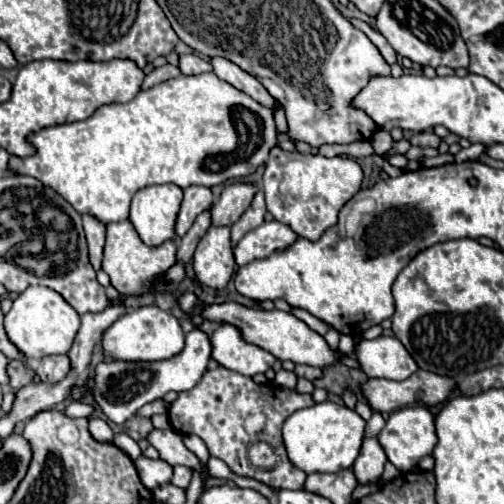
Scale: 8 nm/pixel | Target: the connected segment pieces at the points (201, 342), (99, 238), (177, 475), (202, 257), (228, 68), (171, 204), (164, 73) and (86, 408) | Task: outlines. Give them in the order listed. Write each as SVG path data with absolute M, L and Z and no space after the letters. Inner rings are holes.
M194 329L186 335L186 347L182 353L174 355L166 361L102 361L94 367L94 377L88 389L88 395L94 401L94 407L98 407L110 421L122 425L126 419L138 413L138 409L150 401L162 399L168 391L190 391L200 377L206 371L208 359L210 359L210 339L200 331Z
M84 215L82 221L84 221L84 231L86 231L86 239L88 239L88 249L90 249L90 263L98 271L100 263L102 263L106 225L92 215Z
M174 467L174 477L172 477L172 485L188 491L188 485L190 485L190 479L192 479L192 471L186 469L186 467Z
M210 227L194 253L196 279L216 291L224 289L236 271L230 227Z
M212 57L210 63L212 63L214 73L216 73L222 81L234 85L236 89L244 91L246 95L250 95L252 99L256 99L258 103L262 103L262 105L266 105L266 107L270 107L270 109L276 105L276 99L270 97L270 93L260 85L260 81L258 81L256 77L248 75L246 71L242 71L236 63L232 63L232 61L224 59L224 57Z
M152 185L140 189L132 199L130 221L144 245L158 247L176 239L174 225L182 203L182 189L168 185Z
M166 63L164 67L154 69L150 75L146 75L146 79L142 81L142 89L150 89L150 87L154 87L154 85L158 85L158 83L164 83L164 81L168 81L168 79L172 79L172 77L178 77L178 75L180 75L180 69Z
M72 402L63 411L67 416L71 418L88 417L88 415L92 415L94 407L92 407L92 405L89 404Z

